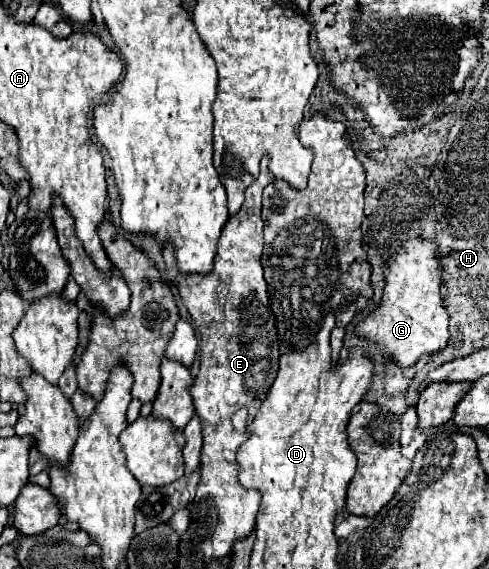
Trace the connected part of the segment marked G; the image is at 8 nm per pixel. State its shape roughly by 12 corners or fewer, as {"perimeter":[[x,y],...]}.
{"perimeter":[[409,237],[355,333],[409,367],[449,341],[437,245]]}

